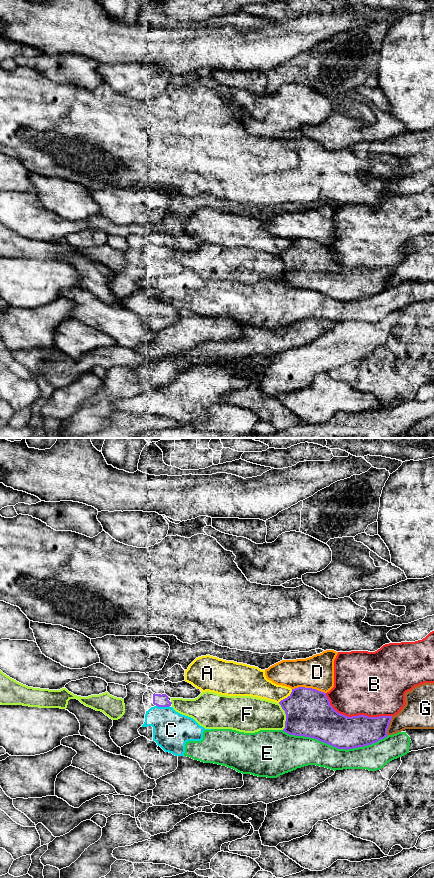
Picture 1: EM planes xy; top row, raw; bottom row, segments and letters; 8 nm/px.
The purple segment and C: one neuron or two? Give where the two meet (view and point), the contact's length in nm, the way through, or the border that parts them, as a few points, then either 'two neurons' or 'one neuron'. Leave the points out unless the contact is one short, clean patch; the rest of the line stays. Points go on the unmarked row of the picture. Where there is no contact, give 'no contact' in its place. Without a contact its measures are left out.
xy (163, 258) | 110 nm | two neurons

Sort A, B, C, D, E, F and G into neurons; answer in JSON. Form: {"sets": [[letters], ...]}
{"sets": [["A"], ["B"], ["C", "E"], ["D"], ["F"], ["G"]]}

